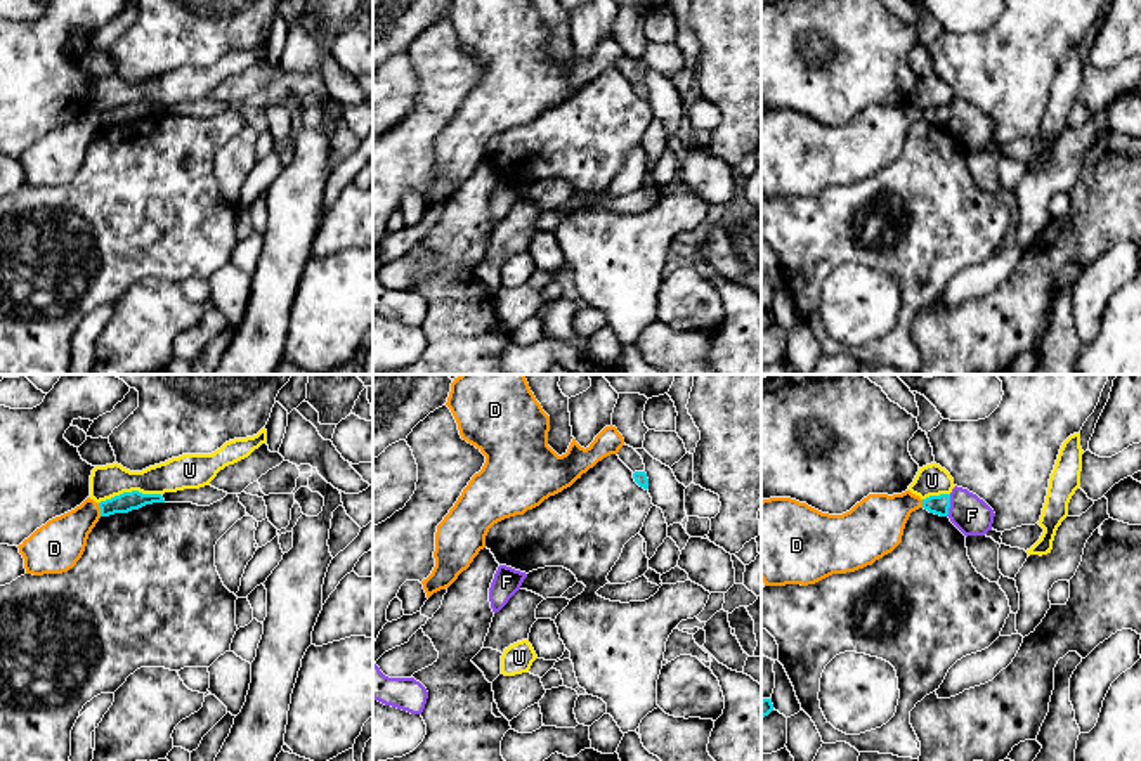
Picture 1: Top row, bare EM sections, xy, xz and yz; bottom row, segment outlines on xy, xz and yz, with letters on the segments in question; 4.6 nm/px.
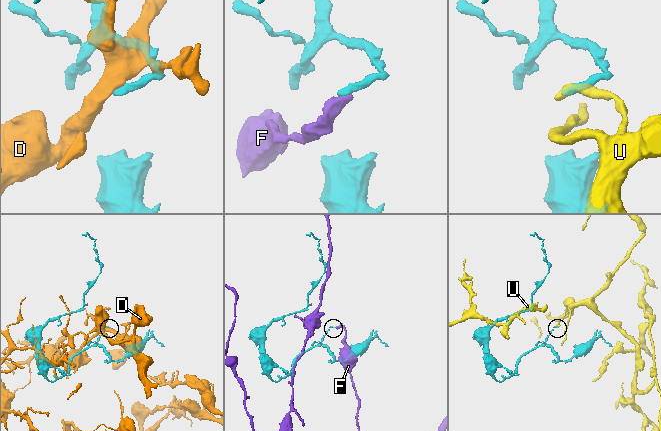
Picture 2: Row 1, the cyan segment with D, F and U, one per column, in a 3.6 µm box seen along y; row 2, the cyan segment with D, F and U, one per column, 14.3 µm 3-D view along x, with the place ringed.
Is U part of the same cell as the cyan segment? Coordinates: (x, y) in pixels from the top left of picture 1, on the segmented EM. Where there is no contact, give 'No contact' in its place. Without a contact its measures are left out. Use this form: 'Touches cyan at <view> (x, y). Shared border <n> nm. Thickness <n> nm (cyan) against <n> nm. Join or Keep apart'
Touches cyan at xy (129, 493). Shared border 300 nm. Thickness 90 nm (cyan) against 160 nm. Keep apart

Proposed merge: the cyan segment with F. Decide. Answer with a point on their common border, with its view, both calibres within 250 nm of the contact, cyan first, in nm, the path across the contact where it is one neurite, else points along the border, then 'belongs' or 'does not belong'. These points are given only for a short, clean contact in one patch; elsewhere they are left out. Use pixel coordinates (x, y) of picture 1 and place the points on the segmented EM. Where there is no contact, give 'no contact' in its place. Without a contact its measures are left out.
contact yz (949, 505); calibres 90 and 180 nm; border yz (951, 494), (945, 515); does not belong

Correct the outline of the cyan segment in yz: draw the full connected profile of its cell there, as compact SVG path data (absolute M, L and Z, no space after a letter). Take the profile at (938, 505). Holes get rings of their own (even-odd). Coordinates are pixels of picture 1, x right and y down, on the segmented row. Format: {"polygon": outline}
{"polygon": "M950 494L929 496L923 499L923 508L929 513L947 517L950 508Z"}

